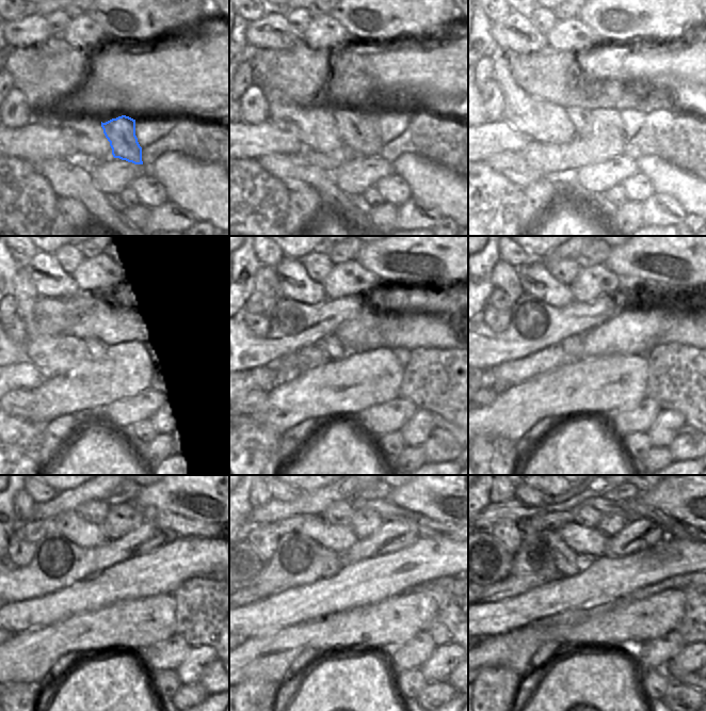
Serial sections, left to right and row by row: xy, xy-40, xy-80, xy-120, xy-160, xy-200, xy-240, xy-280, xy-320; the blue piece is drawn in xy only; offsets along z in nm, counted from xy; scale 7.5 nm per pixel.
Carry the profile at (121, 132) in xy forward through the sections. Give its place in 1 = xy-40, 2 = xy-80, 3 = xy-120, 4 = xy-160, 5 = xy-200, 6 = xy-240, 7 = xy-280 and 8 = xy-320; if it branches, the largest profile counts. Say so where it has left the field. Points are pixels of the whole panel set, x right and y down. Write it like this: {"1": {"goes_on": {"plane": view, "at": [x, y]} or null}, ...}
{"1": {"goes_on": {"plane": "xy-40", "at": [359, 133]}}, "2": {"goes_on": {"plane": "xy-80", "at": [581, 119]}}, "3": {"goes_on": {"plane": "xy-120", "at": [97, 351]}}, "4": {"goes_on": {"plane": "xy-160", "at": [331, 344]}}, "5": {"goes_on": {"plane": "xy-200", "at": [573, 345]}}, "6": {"goes_on": {"plane": "xy-240", "at": [94, 575]}}, "7": {"goes_on": {"plane": "xy-280", "at": [332, 565]}}, "8": {"goes_on": {"plane": "xy-320", "at": [567, 562]}}}

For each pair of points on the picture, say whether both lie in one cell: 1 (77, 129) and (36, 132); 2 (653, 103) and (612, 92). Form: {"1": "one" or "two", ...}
{"1": "two", "2": "one"}

